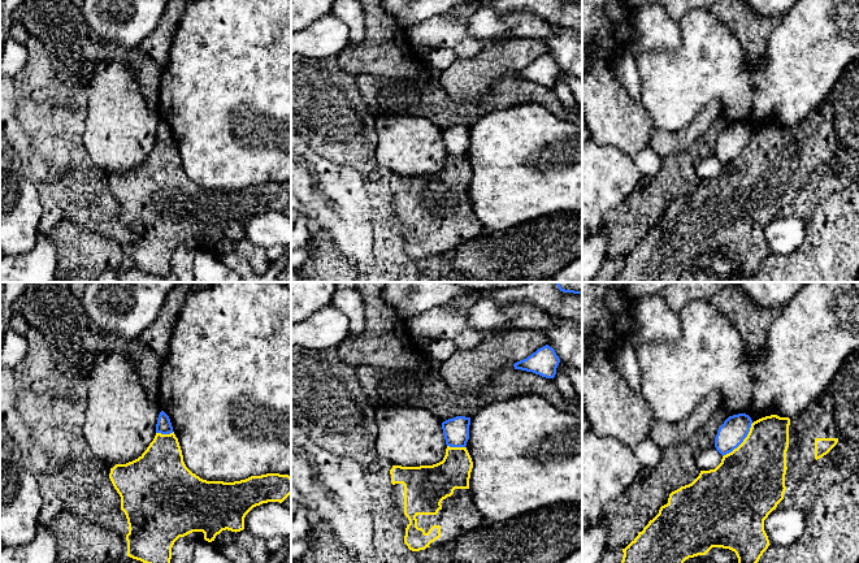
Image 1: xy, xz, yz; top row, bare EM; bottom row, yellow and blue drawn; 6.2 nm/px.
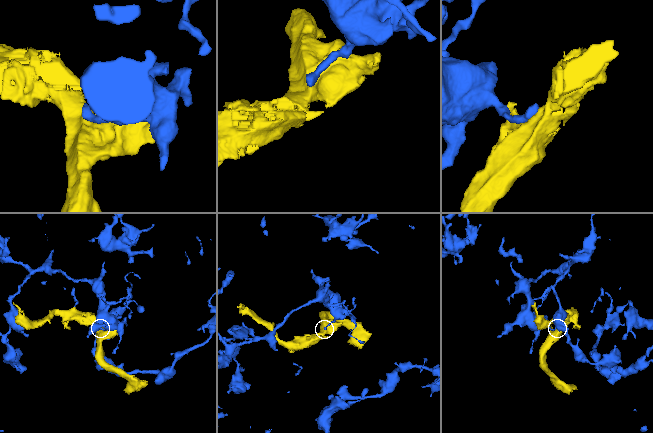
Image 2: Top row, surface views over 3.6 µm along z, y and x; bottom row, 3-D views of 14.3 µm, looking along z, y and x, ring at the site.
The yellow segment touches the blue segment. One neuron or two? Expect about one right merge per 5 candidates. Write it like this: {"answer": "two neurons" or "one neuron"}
{"answer": "two neurons"}

